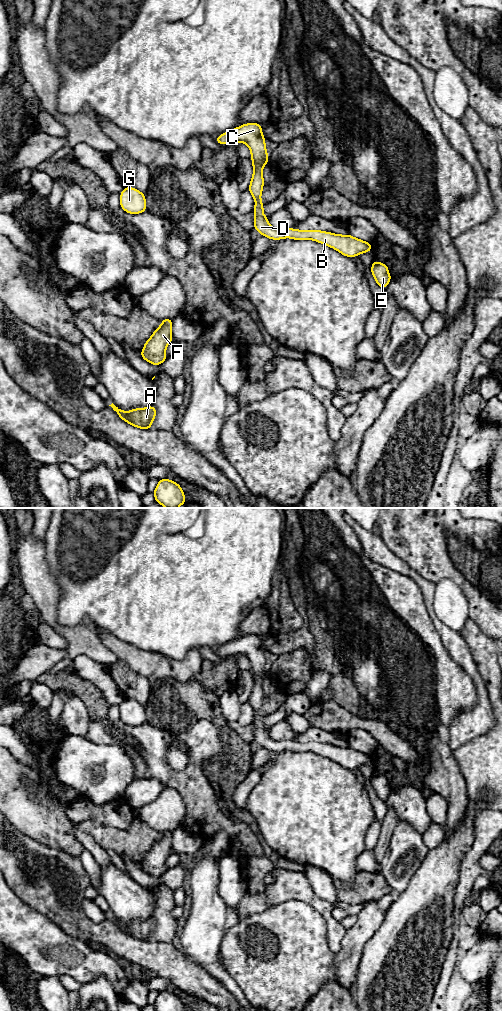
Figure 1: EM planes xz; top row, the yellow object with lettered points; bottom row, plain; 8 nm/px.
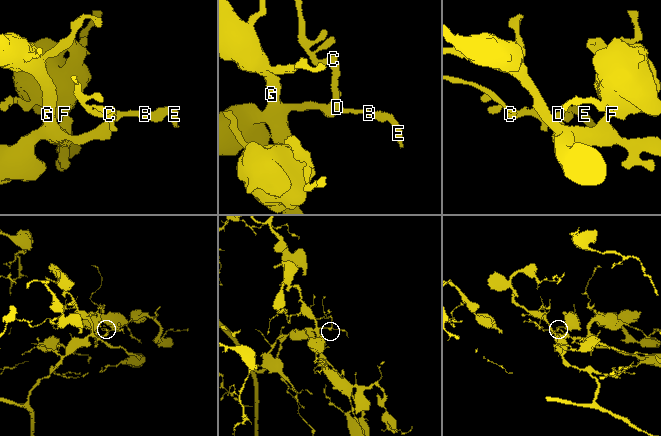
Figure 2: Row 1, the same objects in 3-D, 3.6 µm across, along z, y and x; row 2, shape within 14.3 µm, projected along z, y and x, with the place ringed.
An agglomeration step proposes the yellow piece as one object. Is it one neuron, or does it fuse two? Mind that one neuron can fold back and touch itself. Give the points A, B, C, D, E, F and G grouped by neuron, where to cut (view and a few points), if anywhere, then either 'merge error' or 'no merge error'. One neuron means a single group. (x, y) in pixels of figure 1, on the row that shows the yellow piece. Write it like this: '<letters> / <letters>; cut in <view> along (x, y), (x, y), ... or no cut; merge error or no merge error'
A B C D E F G; no cut; no merge error

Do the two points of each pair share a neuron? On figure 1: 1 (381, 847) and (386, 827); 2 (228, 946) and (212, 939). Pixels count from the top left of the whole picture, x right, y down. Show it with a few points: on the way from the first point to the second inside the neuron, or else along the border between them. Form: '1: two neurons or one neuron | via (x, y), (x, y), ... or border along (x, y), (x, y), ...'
1: one neuron | via (383, 842), (385, 832)
2: two neurons | border along (225, 931), (220, 945), (219, 956)

